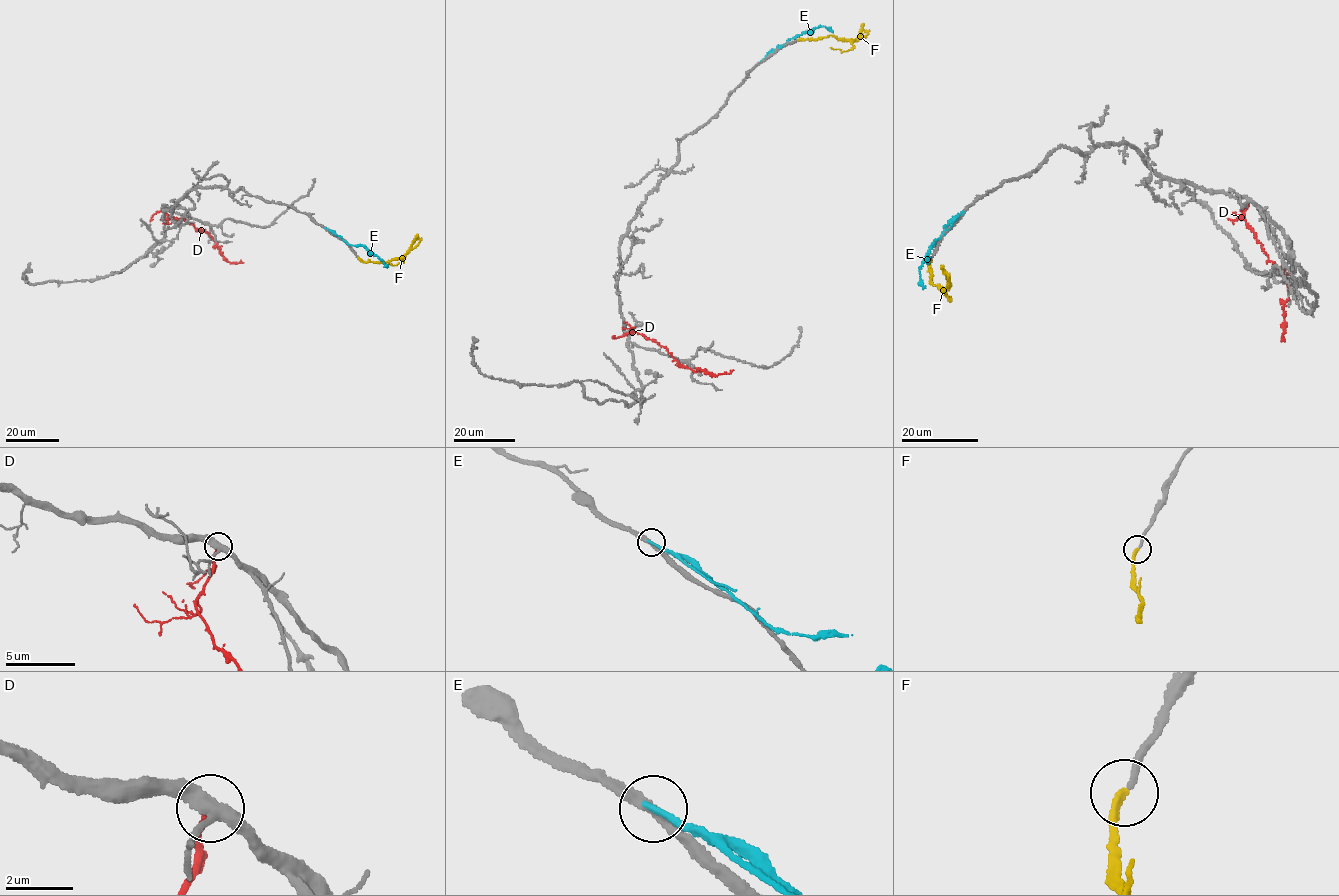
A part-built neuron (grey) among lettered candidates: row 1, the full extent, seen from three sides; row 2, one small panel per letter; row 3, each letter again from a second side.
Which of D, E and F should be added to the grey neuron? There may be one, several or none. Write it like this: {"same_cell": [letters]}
{"same_cell": ["F"]}

